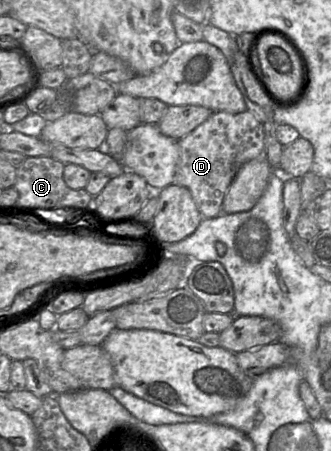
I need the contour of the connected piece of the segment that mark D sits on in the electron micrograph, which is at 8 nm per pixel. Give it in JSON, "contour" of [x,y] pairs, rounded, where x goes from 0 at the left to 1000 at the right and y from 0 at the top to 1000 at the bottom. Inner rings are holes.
{"contour":[[[752,246],[716,253],[644,248],[580,293],[538,310],[541,350],[523,406],[577,426],[613,486],[671,470],[671,450],[716,379],[743,359],[801,348],[792,273]]]}

